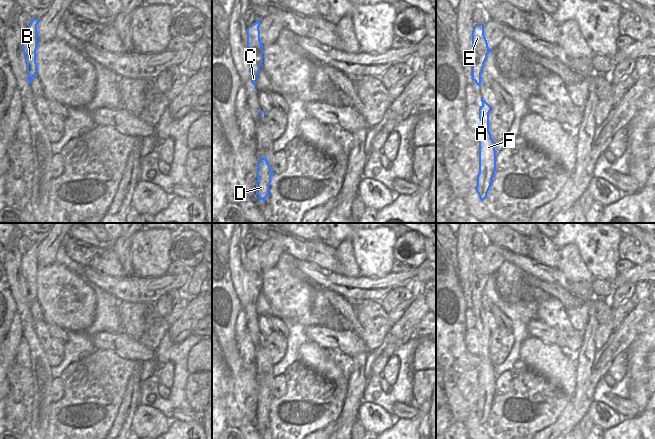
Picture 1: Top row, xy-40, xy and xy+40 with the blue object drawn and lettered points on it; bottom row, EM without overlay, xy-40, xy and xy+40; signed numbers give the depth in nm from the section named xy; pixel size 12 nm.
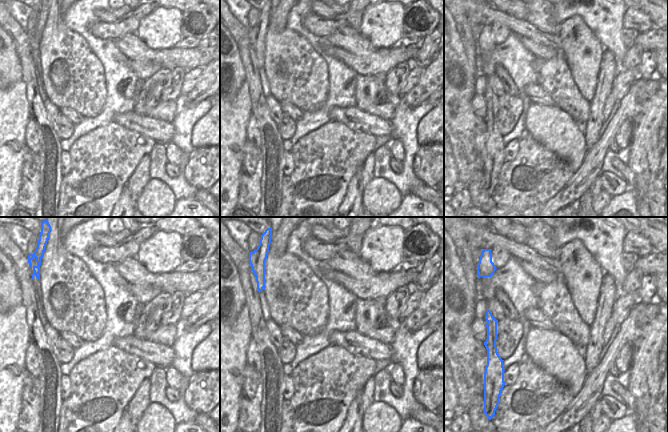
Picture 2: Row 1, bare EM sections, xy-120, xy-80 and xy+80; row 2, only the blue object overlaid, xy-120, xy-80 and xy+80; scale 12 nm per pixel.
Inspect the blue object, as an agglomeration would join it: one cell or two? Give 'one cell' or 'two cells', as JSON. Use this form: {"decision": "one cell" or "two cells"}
{"decision": "one cell"}

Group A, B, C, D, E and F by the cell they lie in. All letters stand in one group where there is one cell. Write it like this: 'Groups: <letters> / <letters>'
Groups: A B C D E F

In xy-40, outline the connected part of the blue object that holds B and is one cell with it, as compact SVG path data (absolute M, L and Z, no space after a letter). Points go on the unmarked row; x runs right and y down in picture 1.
M32 242L29 250L21 257L21 270L27 289L29 308L37 297L36 274L37 274L37 249L39 242Z

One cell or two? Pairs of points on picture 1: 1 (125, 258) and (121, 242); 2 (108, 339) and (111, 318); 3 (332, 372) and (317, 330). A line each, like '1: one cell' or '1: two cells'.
1: one cell
2: two cells
3: two cells

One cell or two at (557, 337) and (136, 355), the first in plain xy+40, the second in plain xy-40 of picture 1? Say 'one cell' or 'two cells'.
one cell

